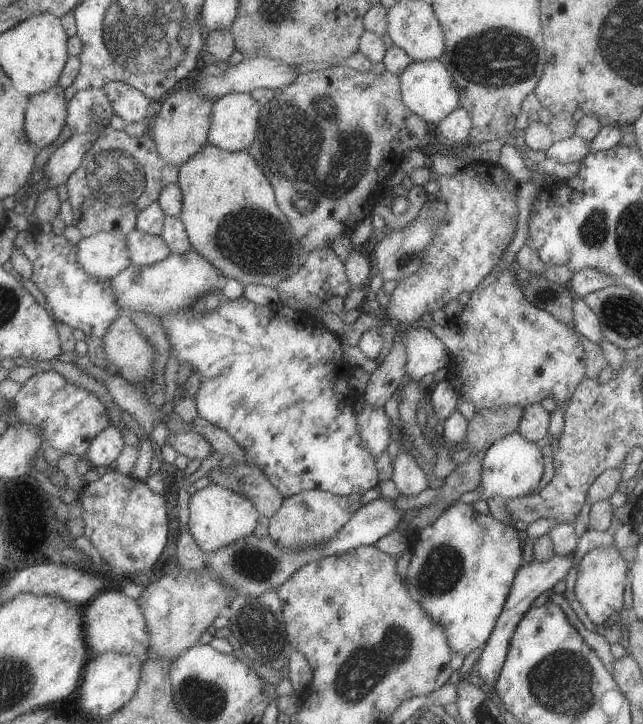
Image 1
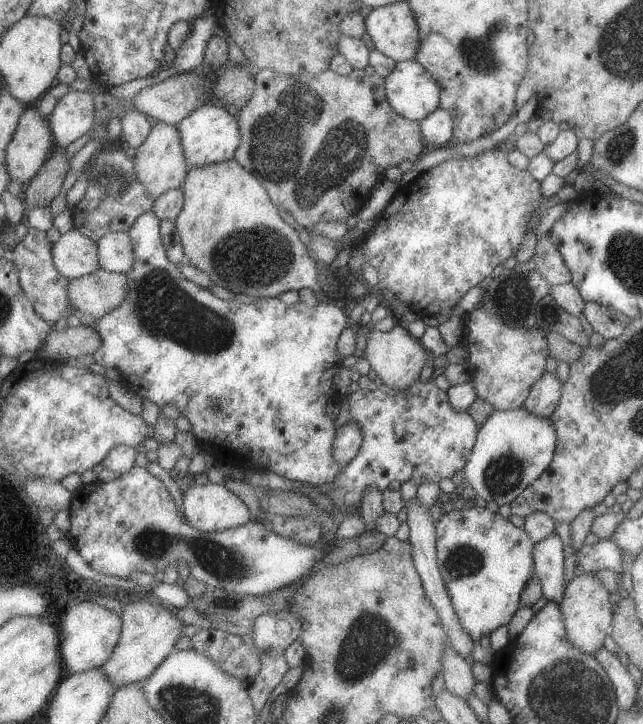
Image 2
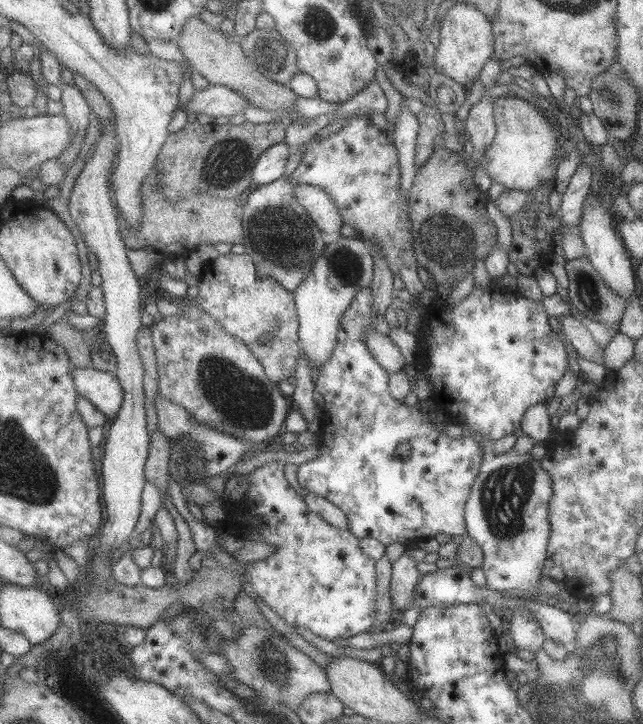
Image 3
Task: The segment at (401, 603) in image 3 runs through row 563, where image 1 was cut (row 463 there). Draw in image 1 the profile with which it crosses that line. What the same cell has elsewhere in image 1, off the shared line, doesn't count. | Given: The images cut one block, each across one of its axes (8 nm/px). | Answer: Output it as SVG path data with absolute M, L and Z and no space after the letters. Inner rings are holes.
M399 449L392 462L391 480L399 494L415 496L427 486L427 476L417 466L414 458L405 450Z

